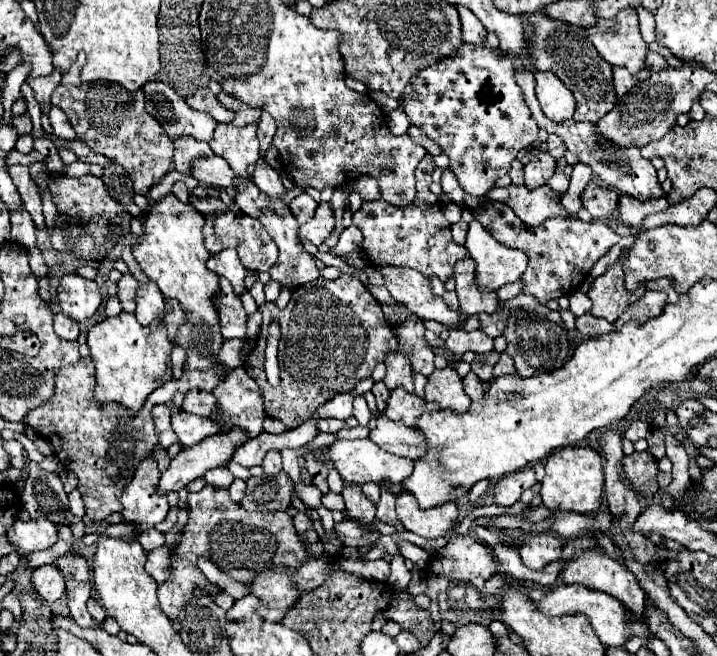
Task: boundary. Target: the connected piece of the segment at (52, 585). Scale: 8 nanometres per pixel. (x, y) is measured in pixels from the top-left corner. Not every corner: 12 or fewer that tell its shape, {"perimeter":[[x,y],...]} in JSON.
{"perimeter":[[54,566],[36,568],[32,584],[50,604],[66,590],[64,576]]}

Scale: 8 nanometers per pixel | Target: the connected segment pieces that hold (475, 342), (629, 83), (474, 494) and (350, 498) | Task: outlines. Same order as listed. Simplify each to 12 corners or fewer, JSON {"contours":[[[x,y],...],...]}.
{"contours":[[[479,329],[450,330],[446,348],[463,354],[493,350],[493,339]],[[614,68],[614,88],[626,96],[638,82],[648,80],[650,70],[630,74]],[[489,480],[478,481],[469,491],[469,500],[476,503],[488,490]],[[360,486],[342,492],[346,516],[374,522],[376,506],[362,494]]]}

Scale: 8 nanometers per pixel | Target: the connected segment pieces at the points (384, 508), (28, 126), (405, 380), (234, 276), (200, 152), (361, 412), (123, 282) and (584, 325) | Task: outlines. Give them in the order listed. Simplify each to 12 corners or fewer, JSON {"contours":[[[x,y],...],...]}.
{"contours":[[[382,488],[378,520],[404,530],[396,518],[396,496]],[[28,114],[14,116],[12,124],[18,134],[30,134],[32,122]],[[400,352],[384,358],[388,390],[414,392],[410,360]],[[232,248],[206,262],[232,284],[238,296],[248,290],[246,268]],[[192,136],[174,140],[176,170],[190,176],[196,156],[212,154],[210,146]],[[364,396],[354,398],[352,416],[360,426],[368,426],[370,410]],[[132,274],[118,280],[118,298],[126,312],[134,312],[138,280]],[[592,314],[576,318],[586,338],[616,332],[614,324]]]}

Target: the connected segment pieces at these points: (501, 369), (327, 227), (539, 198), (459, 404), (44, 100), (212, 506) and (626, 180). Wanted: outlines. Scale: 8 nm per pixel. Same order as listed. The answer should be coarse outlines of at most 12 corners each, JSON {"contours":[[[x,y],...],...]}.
{"contours":[[[506,352],[500,354],[492,376],[514,374],[512,358]],[[322,202],[300,236],[320,246],[334,226],[330,204]],[[550,186],[492,188],[490,200],[508,204],[528,226],[552,216],[572,218]],[[452,366],[428,376],[426,400],[464,414],[472,402]],[[58,72],[28,78],[42,114],[52,108],[52,90],[60,84]],[[226,488],[188,494],[188,522],[158,586],[176,622],[196,566],[212,560],[238,582],[298,570],[306,546],[288,512],[248,512]],[[520,70],[538,128],[558,134],[606,186],[638,200],[666,198],[638,148],[616,148],[594,122],[548,120],[534,74]]]}

